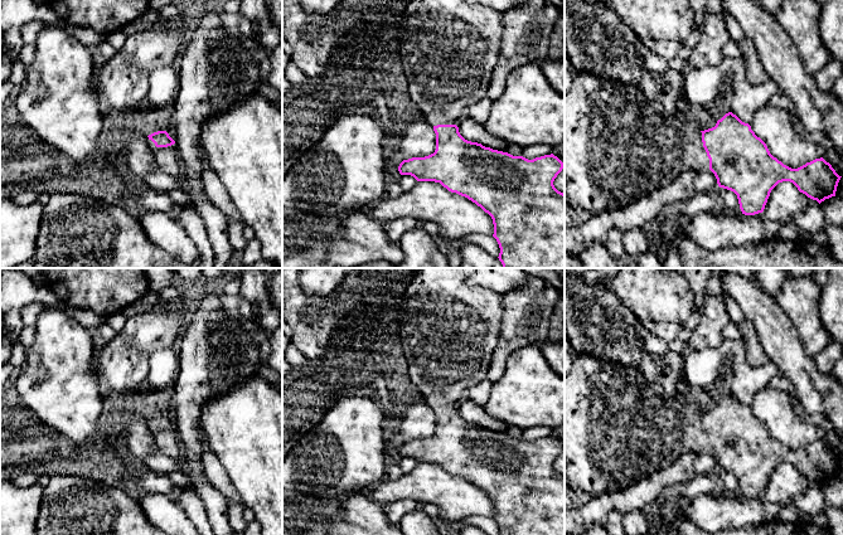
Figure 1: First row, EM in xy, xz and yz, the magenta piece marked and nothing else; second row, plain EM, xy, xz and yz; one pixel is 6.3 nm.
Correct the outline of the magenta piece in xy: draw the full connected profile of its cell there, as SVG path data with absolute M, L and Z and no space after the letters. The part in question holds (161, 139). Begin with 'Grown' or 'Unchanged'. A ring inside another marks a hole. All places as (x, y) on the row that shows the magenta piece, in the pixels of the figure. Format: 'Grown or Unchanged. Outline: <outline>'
Grown. Outline: M158 131L147 136L158 169L168 175L180 176L184 174L184 164L180 159L175 141L166 131Z

